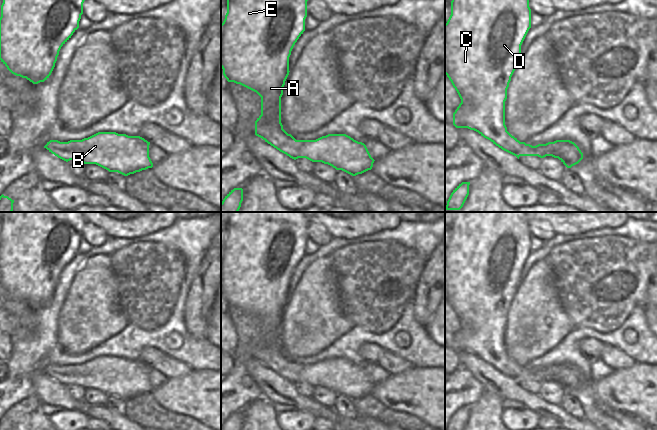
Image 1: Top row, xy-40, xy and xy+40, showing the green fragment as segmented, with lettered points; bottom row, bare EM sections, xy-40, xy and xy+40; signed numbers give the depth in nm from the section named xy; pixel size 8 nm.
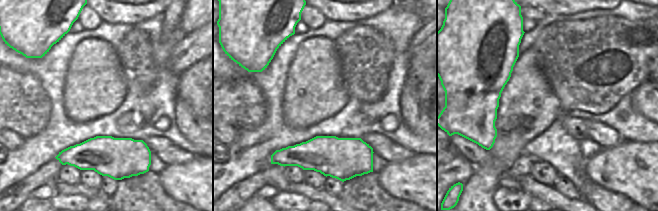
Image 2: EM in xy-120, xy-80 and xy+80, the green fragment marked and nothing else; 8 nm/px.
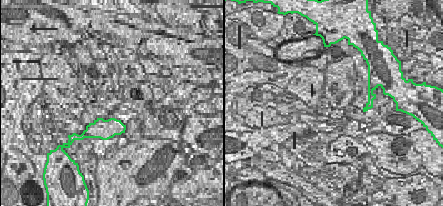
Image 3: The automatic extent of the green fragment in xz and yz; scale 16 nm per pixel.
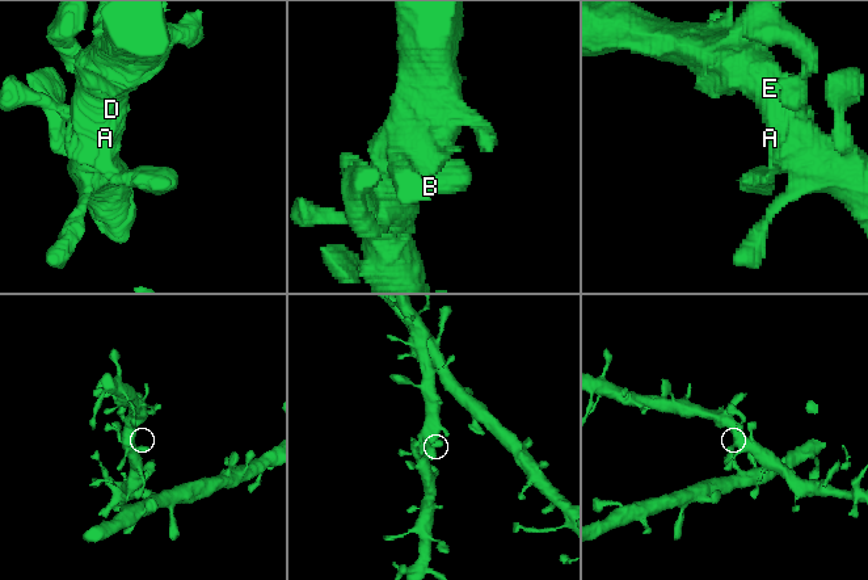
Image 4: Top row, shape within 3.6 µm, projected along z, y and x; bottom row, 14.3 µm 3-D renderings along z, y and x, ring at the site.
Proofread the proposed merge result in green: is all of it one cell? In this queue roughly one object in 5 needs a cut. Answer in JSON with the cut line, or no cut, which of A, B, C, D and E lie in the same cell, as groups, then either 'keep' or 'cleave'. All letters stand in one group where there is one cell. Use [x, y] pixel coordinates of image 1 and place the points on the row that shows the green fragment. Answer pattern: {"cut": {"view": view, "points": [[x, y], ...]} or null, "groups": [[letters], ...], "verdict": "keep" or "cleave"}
{"cut": null, "groups": [["A", "B", "C", "D", "E"]], "verdict": "keep"}

